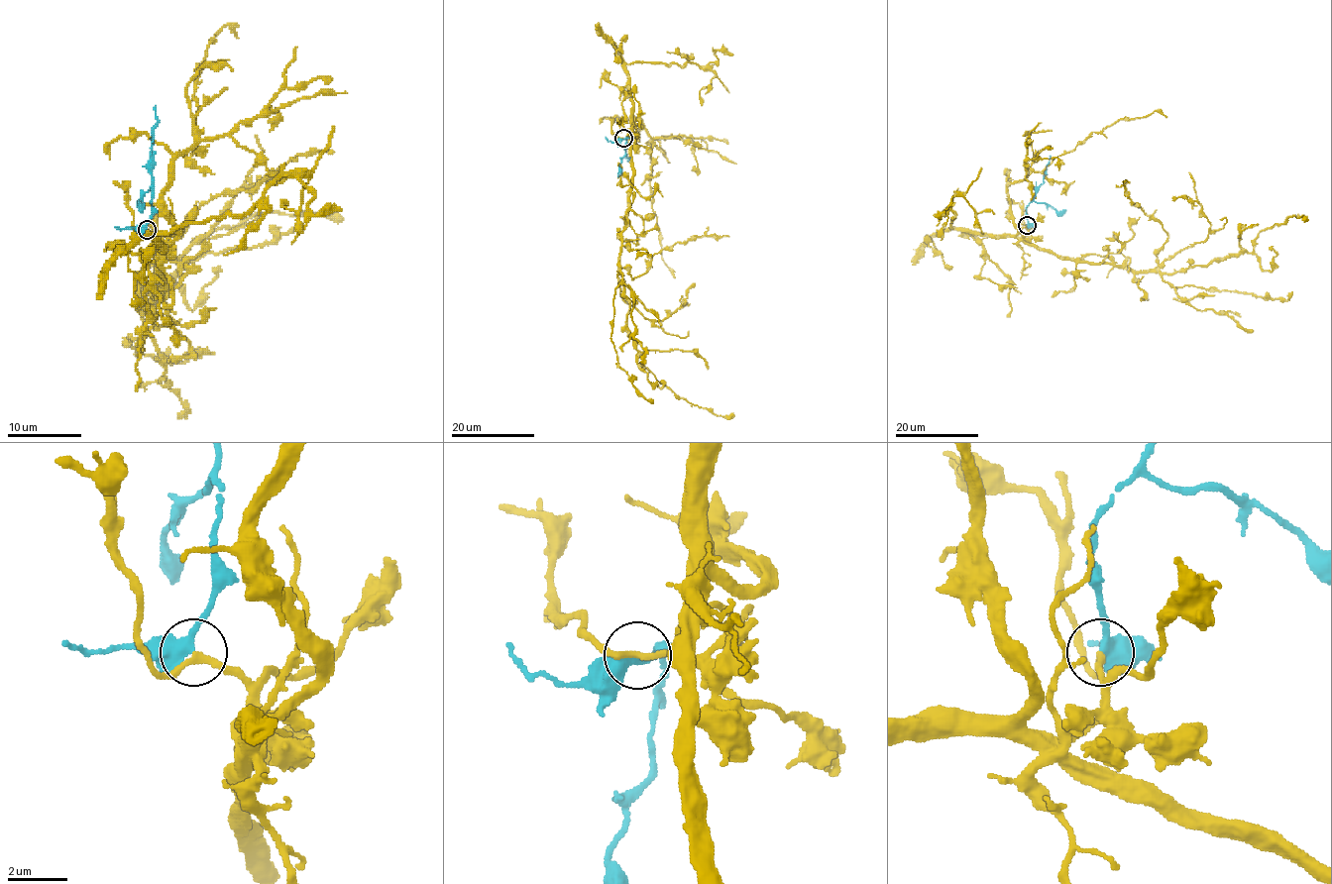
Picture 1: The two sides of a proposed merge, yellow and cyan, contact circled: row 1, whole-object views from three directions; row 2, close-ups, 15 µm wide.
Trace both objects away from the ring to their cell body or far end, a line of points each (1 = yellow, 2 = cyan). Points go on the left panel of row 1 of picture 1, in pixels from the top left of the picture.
1: (146, 229), (159, 238), (163, 285), (139, 311), (148, 313), (154, 287), (196, 238), (268, 212), (343, 220)
2: (146, 229), (152, 214), (152, 133), (158, 122), (156, 105)

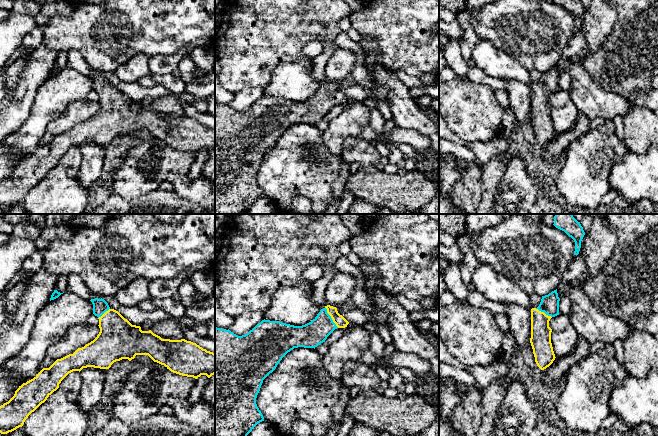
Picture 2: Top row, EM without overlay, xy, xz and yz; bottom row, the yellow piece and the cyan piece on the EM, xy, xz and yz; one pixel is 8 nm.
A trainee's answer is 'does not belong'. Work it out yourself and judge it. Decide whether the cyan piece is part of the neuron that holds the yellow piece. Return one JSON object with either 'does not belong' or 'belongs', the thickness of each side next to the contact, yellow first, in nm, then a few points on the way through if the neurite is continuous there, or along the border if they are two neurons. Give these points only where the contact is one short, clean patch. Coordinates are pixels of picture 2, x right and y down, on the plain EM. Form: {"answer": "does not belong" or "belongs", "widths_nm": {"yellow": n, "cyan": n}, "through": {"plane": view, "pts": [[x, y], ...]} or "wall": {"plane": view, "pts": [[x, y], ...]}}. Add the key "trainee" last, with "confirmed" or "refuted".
{"answer": "belongs", "widths_nm": {"yellow": 90, "cyan": 200}, "through": {"plane": "xz", "pts": [[339, 96], [331, 93], [312, 110]]}, "trainee": "refuted"}

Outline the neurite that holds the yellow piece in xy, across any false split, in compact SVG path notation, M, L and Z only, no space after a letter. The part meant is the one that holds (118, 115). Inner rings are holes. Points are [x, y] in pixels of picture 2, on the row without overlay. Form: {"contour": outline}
{"contour": "M91 75L93 80L93 90L99 95L100 108L97 113L86 120L82 124L78 124L73 130L69 130L61 135L57 135L49 144L43 144L33 155L23 159L15 167L14 172L6 179L0 182L0 209L7 210L22 203L28 192L34 188L47 174L59 164L61 157L73 147L81 147L83 144L94 143L100 145L109 145L111 141L122 135L131 137L136 131L148 131L154 138L164 141L171 148L193 153L197 155L201 151L206 151L210 154L215 150L215 129L203 125L196 119L181 116L162 115L160 112L154 110L151 106L142 107L140 102L132 101L125 95L118 87L111 85L104 75Z"}

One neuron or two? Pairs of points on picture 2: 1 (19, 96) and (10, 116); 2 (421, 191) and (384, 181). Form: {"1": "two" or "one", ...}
{"1": "one", "2": "one"}

